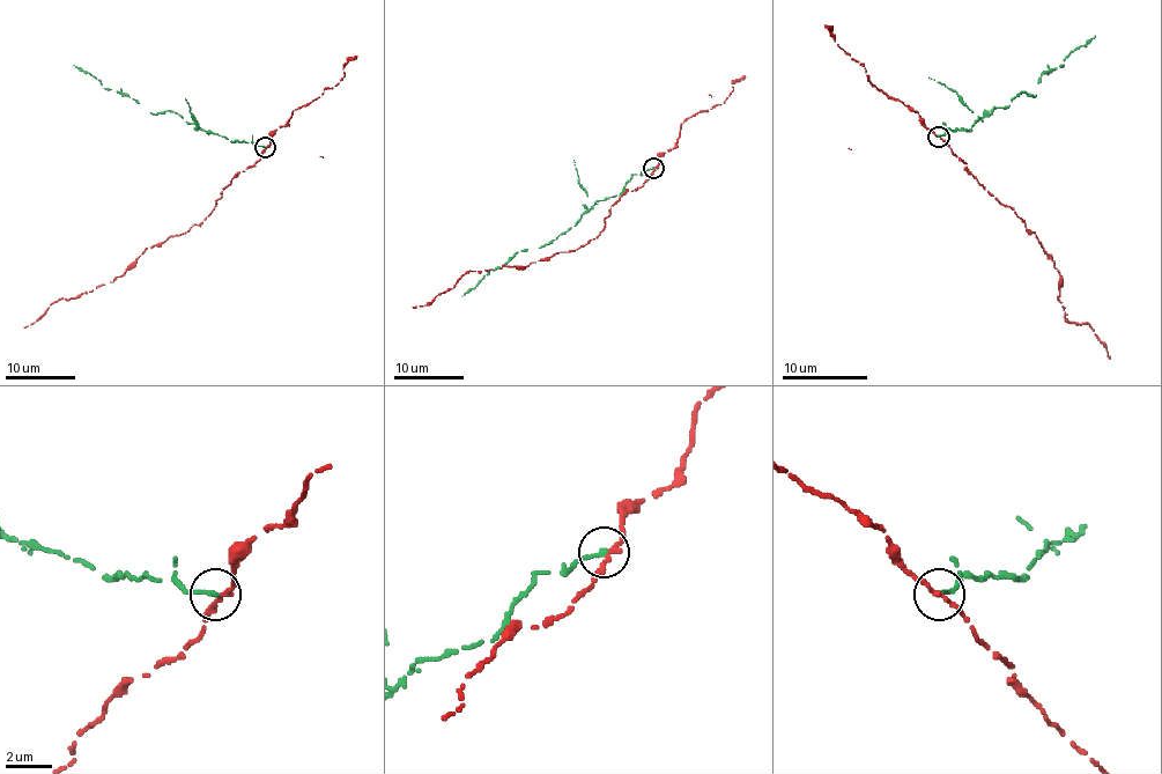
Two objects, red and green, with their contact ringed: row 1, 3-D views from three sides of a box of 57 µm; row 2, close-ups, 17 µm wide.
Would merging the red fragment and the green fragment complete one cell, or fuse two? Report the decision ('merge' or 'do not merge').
do not merge

